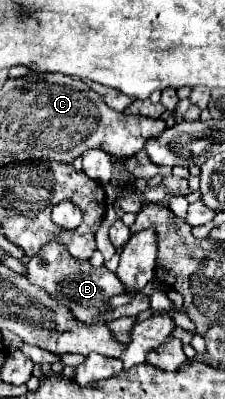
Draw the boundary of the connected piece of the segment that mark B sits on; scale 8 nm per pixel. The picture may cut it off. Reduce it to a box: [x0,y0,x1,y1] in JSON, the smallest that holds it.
[26,241,124,321]

